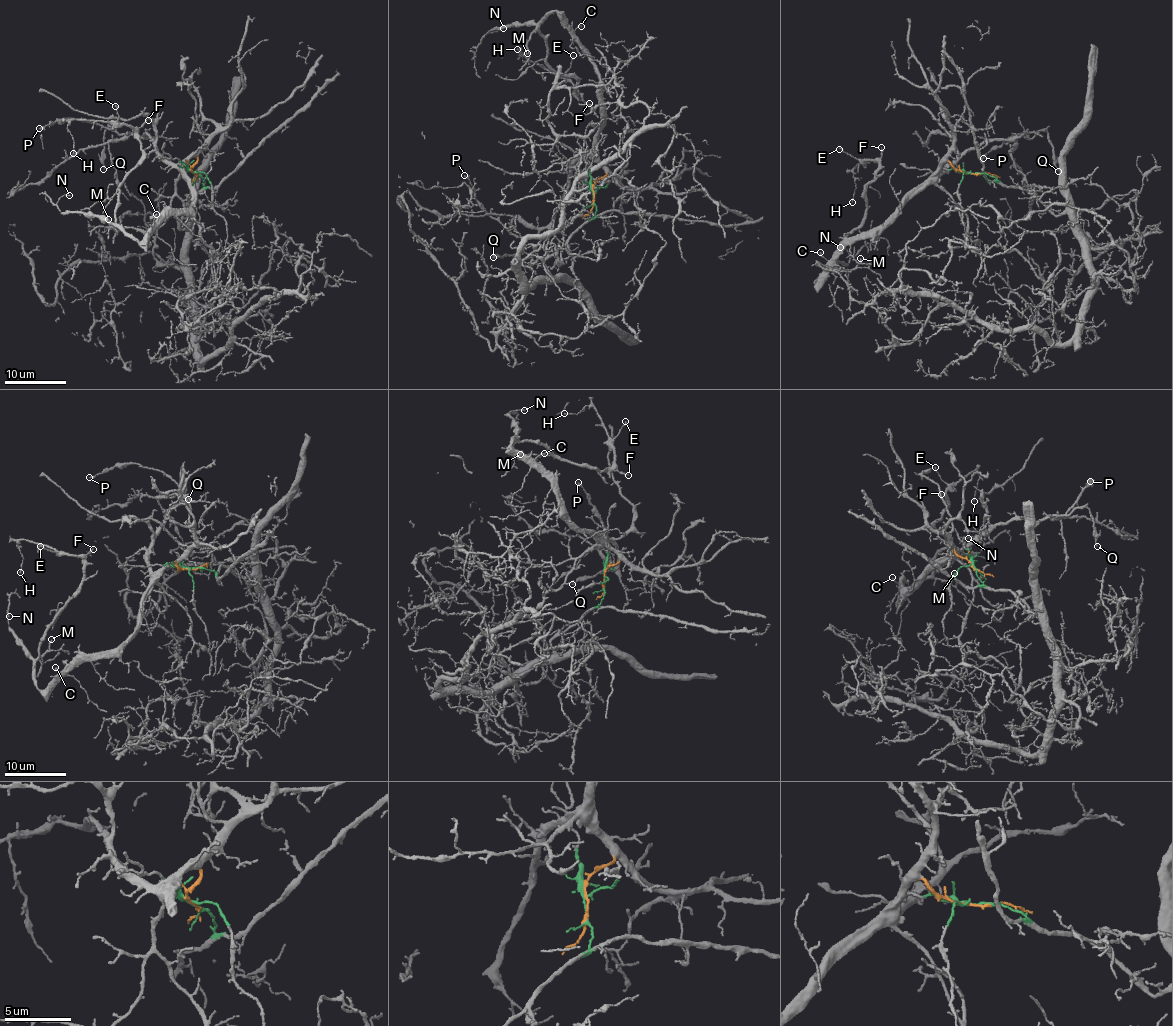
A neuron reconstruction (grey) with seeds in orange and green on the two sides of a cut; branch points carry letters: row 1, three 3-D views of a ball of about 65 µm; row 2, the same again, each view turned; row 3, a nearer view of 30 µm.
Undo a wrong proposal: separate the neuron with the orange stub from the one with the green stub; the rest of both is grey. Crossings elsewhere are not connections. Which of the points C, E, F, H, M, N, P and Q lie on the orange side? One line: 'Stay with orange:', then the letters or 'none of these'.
Stay with orange: C, E, F, H, M, N, P, Q

